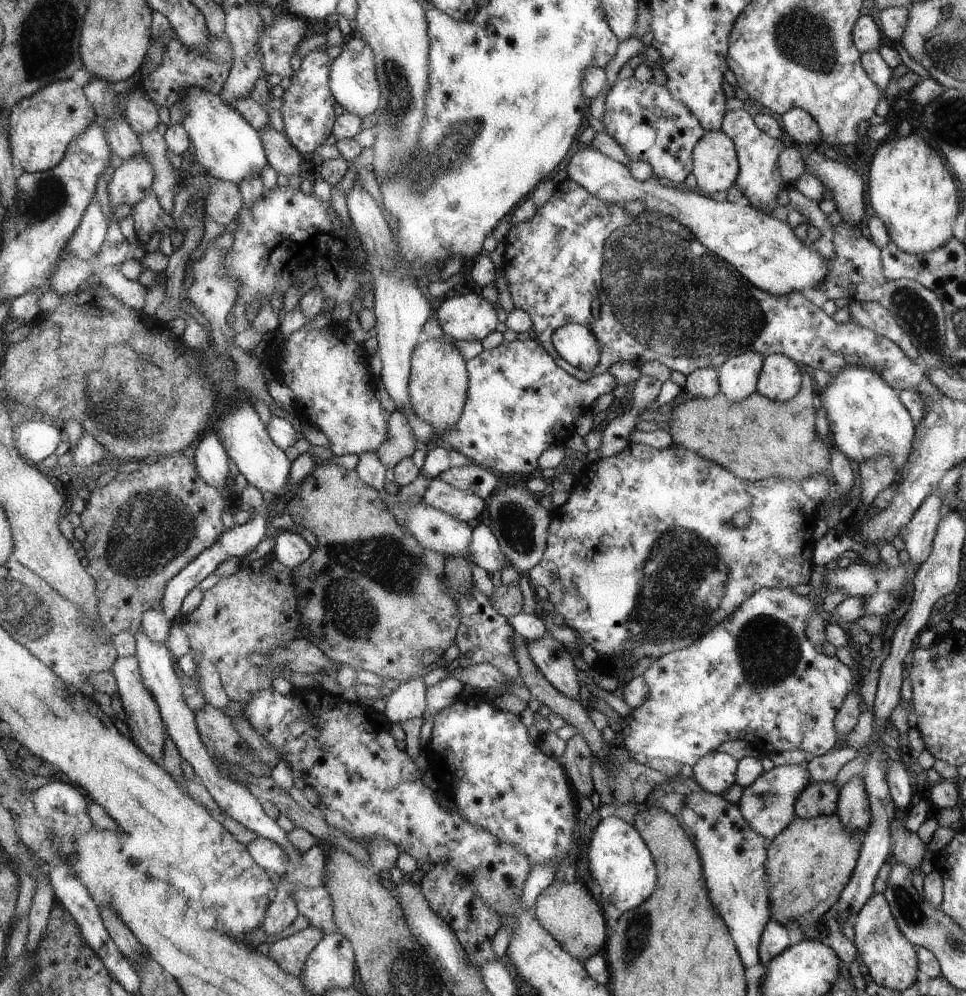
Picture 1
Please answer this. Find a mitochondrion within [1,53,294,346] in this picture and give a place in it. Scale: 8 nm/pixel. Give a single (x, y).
(45, 198)

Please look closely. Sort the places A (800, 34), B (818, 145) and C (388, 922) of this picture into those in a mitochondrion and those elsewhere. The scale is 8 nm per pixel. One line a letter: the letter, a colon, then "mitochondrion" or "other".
A: mitochondrion
B: other
C: other

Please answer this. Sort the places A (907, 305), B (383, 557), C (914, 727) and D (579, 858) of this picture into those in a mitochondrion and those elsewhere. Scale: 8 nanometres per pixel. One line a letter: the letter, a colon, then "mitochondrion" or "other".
A: mitochondrion
B: mitochondrion
C: other
D: other

